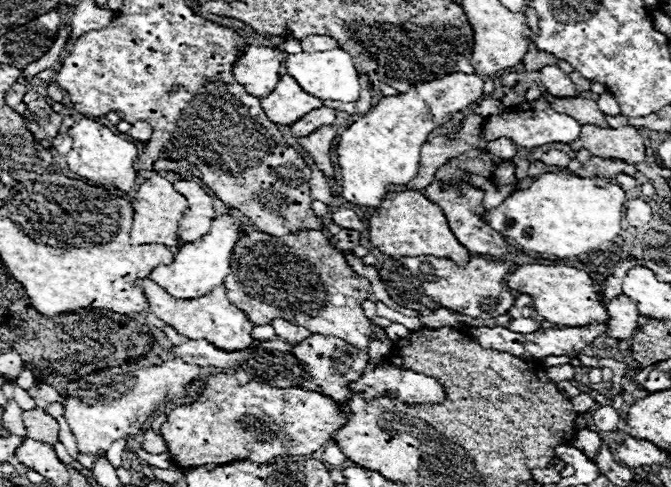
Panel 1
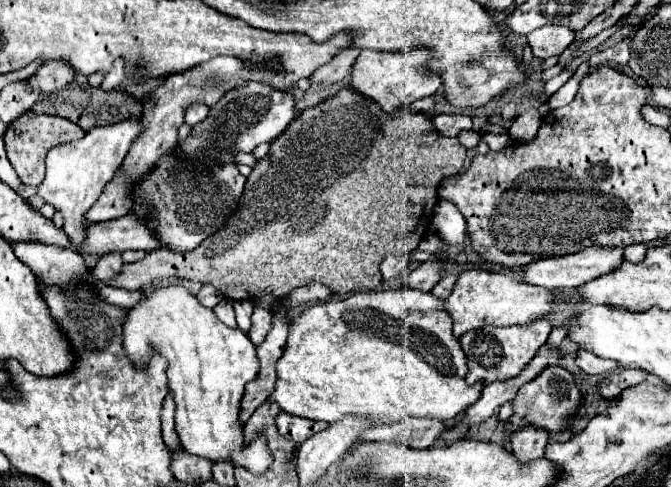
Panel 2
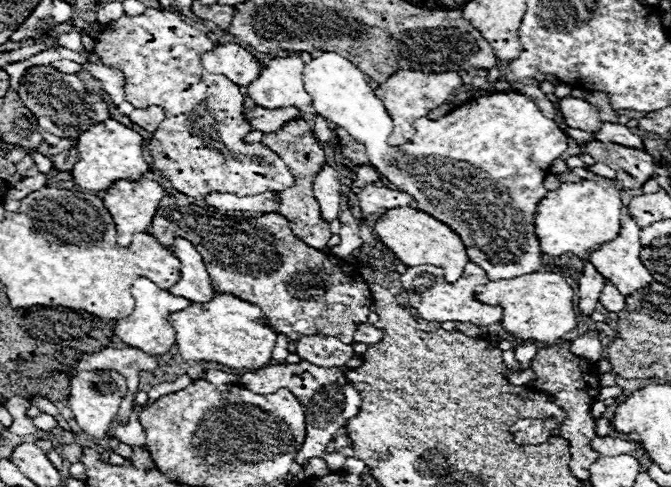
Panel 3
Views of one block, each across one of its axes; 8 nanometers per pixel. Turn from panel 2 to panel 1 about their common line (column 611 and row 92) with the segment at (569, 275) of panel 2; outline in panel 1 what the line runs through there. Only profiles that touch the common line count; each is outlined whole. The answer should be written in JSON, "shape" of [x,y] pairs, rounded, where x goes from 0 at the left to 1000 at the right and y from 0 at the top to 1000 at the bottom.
{"shape":[[[370,94],[349,131],[349,160],[382,201],[399,197],[417,164],[417,107],[396,94]]]}

